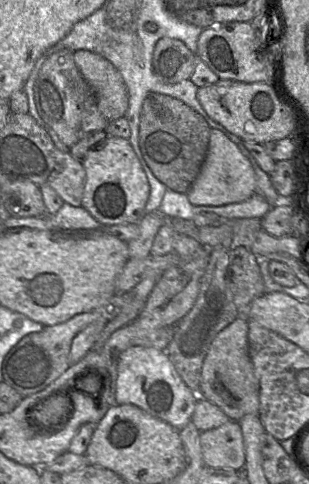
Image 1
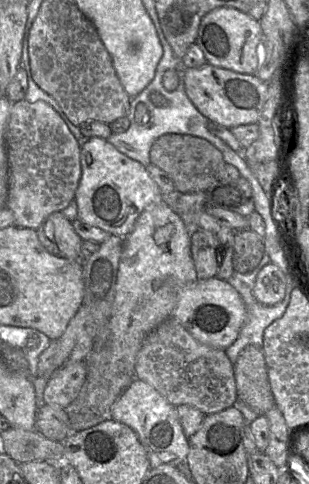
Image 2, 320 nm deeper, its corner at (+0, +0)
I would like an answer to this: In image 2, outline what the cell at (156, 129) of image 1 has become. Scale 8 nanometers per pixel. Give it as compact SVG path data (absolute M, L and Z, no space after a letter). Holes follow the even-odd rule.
M167 133L158 137L150 148L150 162L172 179L178 193L207 191L220 179L226 165L221 151L204 138Z

